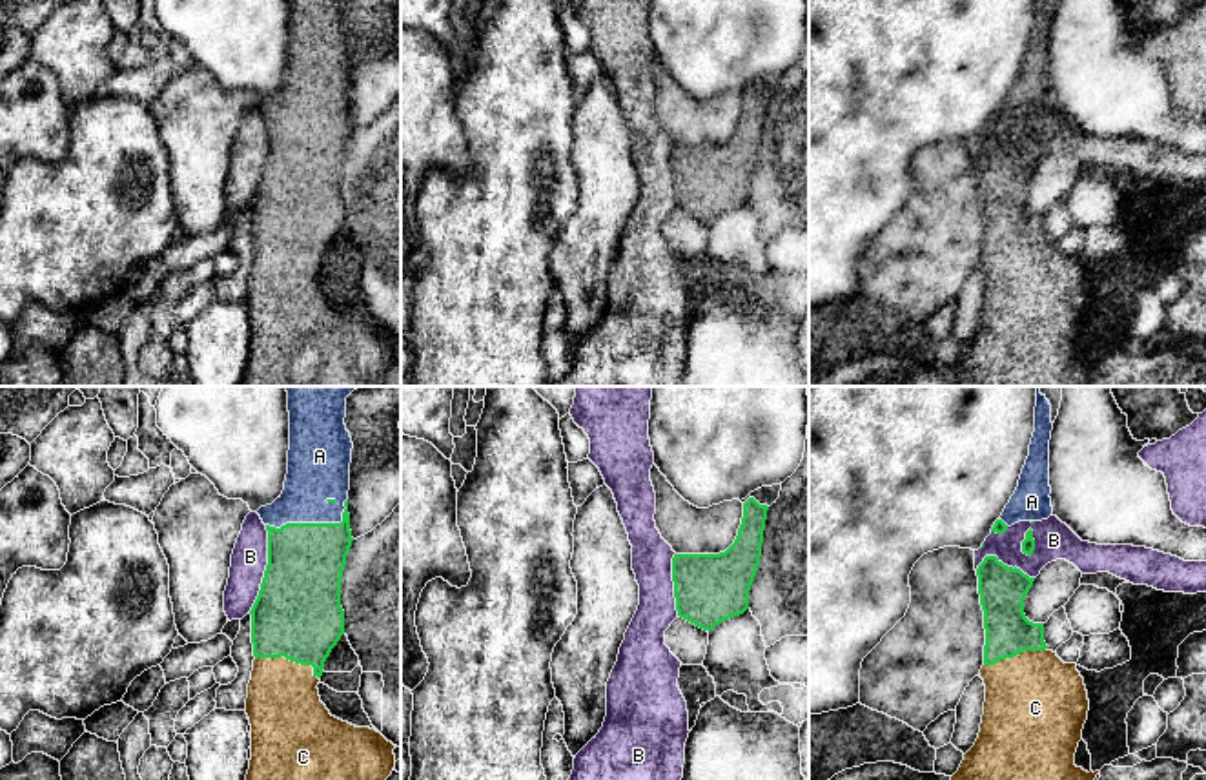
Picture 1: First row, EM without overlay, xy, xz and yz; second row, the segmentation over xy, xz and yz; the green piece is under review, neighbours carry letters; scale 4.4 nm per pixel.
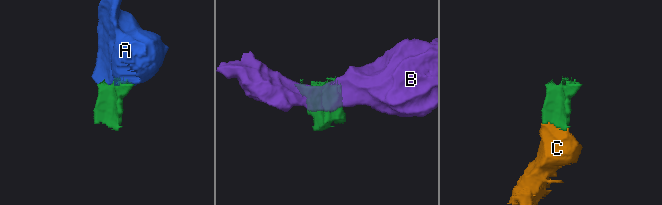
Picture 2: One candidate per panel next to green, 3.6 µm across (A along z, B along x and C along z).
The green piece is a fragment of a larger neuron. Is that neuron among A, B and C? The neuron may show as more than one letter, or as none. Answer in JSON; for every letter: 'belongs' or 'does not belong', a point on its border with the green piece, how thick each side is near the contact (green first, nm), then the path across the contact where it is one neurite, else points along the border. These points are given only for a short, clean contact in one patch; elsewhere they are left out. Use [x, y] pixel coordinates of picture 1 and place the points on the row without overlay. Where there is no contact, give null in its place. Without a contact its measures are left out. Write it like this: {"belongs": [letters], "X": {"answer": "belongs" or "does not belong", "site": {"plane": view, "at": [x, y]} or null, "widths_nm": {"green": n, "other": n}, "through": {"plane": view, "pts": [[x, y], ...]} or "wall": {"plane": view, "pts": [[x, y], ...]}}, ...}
{"belongs": ["A", "C"], "A": {"answer": "belongs", "site": {"plane": "xy", "at": [314, 115]}, "widths_nm": {"green": 340, "other": 280}}, "B": {"answer": "does not belong", "site": {"plane": "xy", "at": [266, 161]}, "widths_nm": {"green": 380, "other": 160}, "wall": {"plane": "xy", "pts": [[266, 117], [266, 161], [259, 186], [248, 205]]}}, "C": {"answer": "belongs", "site": {"plane": "xy", "at": [290, 252]}, "widths_nm": {"green": 380, "other": 320}}}

